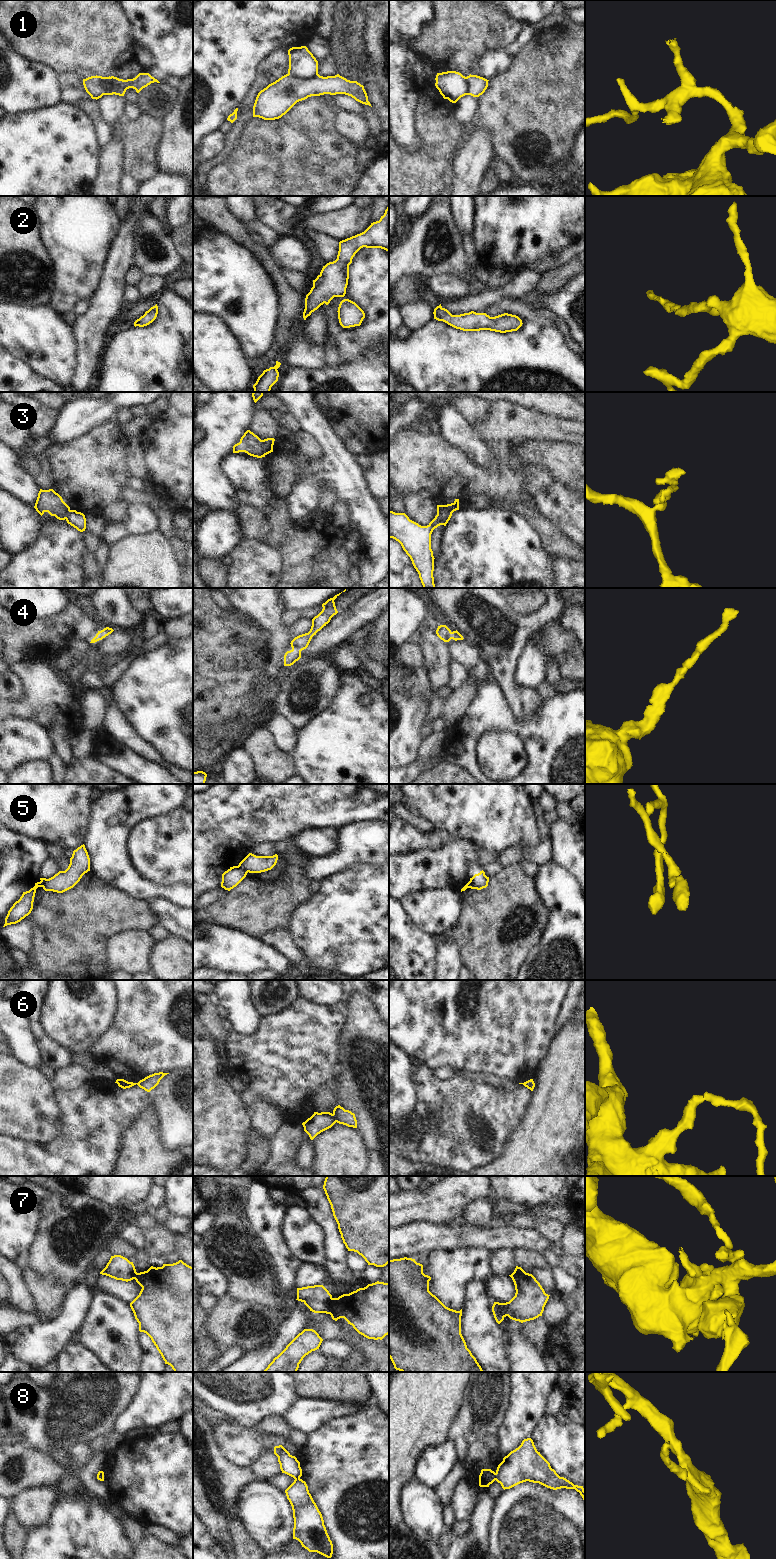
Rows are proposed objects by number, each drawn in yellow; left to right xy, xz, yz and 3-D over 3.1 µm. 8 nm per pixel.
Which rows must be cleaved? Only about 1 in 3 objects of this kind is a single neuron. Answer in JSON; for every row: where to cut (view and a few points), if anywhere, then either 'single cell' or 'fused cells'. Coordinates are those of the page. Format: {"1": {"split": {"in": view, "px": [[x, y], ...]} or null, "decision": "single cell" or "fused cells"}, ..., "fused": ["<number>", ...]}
{"1": {"split": {"in": "xz", "px": [[288, 73], [299, 77], [313, 77], [317, 74]]}, "decision": "fused cells"}, "2": {"split": null, "decision": "single cell"}, "3": {"split": {"in": "xz", "px": [[261, 440], [261, 450], [265, 454]]}, "decision": "fused cells"}, "4": {"split": null, "decision": "single cell"}, "5": {"split": {"in": "xz", "px": [[238, 865], [247, 872]]}, "decision": "fused cells"}, "6": {"split": {"in": "xz", "px": [[332, 1114], [336, 1121]]}, "decision": "fused cells"}, "7": {"split": {"in": "xz", "px": [[333, 1298], [328, 1313]]}, "decision": "fused cells"}, "8": {"split": {"in": "yz", "px": [[494, 1473], [495, 1479]]}, "decision": "fused cells"}, "fused": ["1", "3", "5", "6", "7", "8"]}

